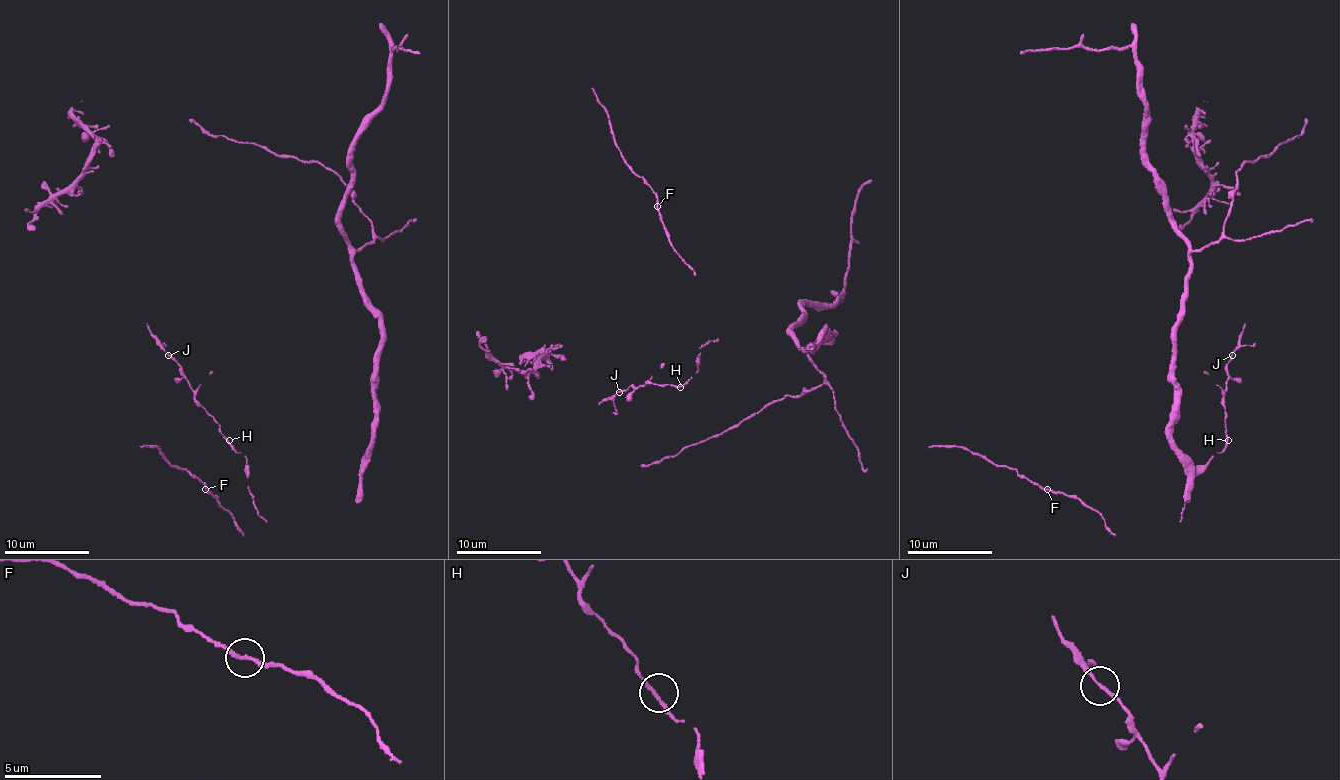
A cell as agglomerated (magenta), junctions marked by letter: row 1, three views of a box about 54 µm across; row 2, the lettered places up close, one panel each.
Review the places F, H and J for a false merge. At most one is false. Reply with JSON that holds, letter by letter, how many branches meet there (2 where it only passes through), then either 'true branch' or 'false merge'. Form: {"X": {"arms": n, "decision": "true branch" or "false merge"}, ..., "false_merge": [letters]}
{"F": {"arms": 2, "decision": "true branch"}, "H": {"arms": 2, "decision": "true branch"}, "J": {"arms": 2, "decision": "true branch"}, "false_merge": []}

